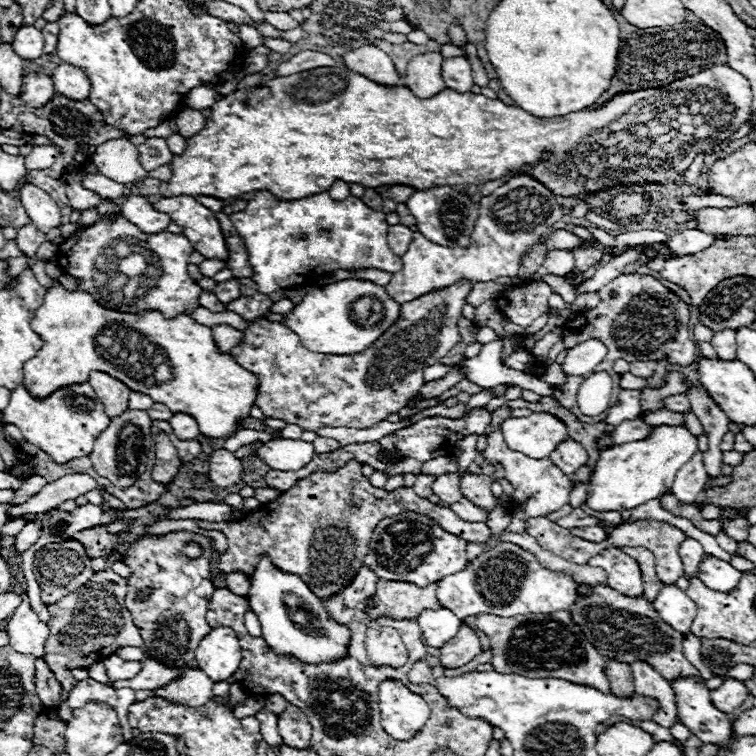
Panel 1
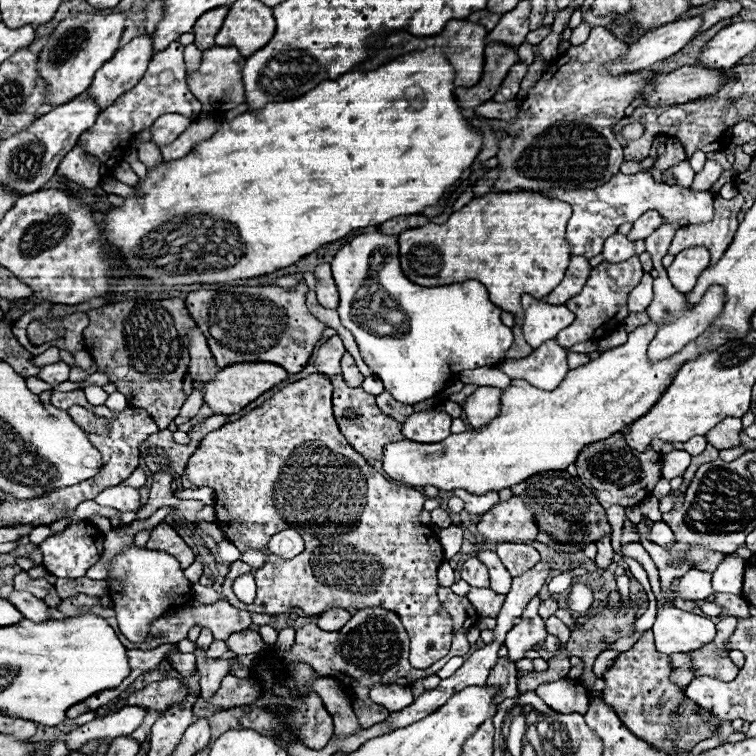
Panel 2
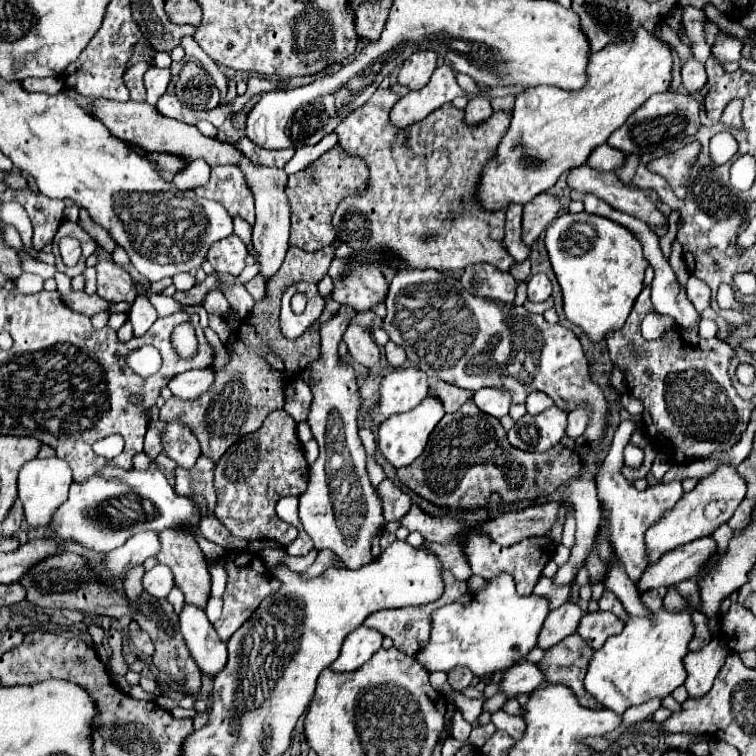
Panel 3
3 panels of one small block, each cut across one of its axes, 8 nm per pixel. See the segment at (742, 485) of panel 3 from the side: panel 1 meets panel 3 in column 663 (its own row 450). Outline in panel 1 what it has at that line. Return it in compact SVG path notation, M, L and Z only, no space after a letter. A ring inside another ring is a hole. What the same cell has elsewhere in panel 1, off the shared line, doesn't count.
M534 412L526 418L508 418L502 422L504 440L512 450L530 458L546 458L558 444L568 440L568 428L548 412Z

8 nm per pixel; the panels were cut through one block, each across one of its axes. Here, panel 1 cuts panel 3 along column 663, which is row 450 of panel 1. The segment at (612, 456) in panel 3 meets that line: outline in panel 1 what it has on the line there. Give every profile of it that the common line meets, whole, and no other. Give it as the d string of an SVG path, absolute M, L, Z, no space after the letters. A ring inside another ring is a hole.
M498 426L498 430L494 430L488 436L488 446L482 452L484 458L488 462L498 462L504 468L504 478L514 486L514 498L512 502L506 506L510 512L510 524L508 524L508 532L518 532L518 534L526 534L526 522L530 518L538 518L538 516L548 516L550 512L560 510L564 504L568 504L570 498L570 484L572 480L562 474L562 470L558 470L558 466L554 466L550 462L550 458L544 460L534 460L522 452L514 452L506 446L502 430Z

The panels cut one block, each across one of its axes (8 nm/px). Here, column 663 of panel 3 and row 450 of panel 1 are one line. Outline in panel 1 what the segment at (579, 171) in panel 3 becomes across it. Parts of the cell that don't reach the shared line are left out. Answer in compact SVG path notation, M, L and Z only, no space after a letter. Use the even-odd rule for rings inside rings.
M214 450L208 456L208 478L216 486L234 486L242 478L242 462L228 450Z

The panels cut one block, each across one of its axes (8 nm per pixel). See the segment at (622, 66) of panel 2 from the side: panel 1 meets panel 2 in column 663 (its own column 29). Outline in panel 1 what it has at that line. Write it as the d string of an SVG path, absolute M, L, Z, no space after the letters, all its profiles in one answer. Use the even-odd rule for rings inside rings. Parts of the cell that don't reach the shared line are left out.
M22 26L12 42L14 52L22 60L36 60L44 54L44 38L42 32L36 30L34 26Z

